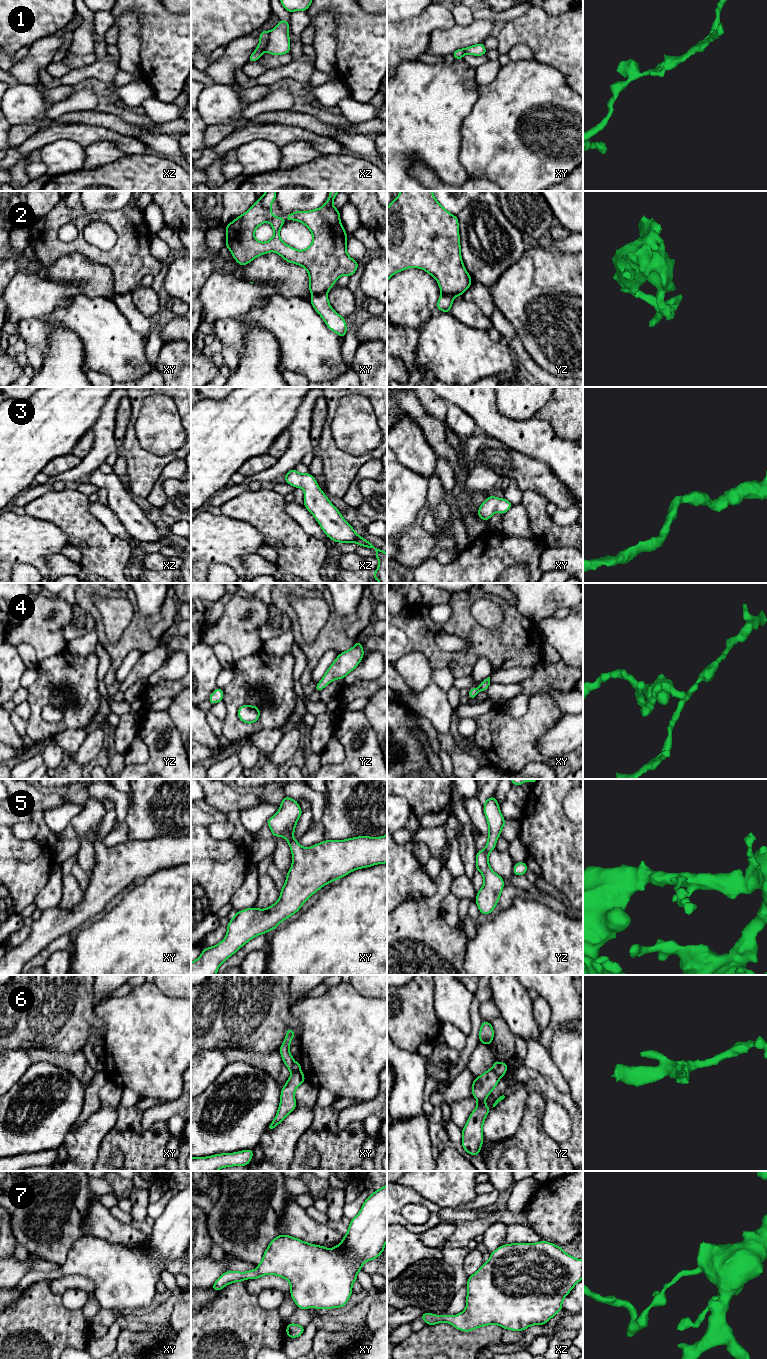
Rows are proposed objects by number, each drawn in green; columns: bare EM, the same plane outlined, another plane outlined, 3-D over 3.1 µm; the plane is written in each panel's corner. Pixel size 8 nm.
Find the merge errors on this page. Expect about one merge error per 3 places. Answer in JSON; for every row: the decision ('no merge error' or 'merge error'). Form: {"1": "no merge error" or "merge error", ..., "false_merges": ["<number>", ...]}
{"1": "merge error", "2": "merge error", "3": "no merge error", "4": "no merge error", "5": "no merge error", "6": "merge error", "7": "no merge error", "false_merges": ["1", "2", "6"]}

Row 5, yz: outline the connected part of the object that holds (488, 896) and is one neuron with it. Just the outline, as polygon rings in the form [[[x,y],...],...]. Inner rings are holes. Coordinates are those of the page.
[[[493,795],[489,799],[484,800],[483,811],[488,823],[488,839],[486,847],[482,851],[478,851],[475,856],[476,870],[484,878],[484,883],[482,888],[477,892],[475,902],[479,908],[479,912],[488,916],[497,906],[505,886],[504,878],[491,869],[489,854],[495,849],[497,839],[500,838],[506,820],[503,818],[500,806]]]

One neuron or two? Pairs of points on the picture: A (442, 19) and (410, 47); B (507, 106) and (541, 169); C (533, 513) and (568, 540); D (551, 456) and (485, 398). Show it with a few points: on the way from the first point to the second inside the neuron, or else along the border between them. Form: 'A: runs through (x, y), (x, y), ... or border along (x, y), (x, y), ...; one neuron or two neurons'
A: runs through (434, 21), (416, 39); one neuron
B: runs through (514, 122), (514, 132), (525, 148), (525, 153); one neuron
C: runs through (542, 522), (556, 536), (559, 536); one neuron
D: runs through (532, 440), (521, 440), (495, 417); one neuron

